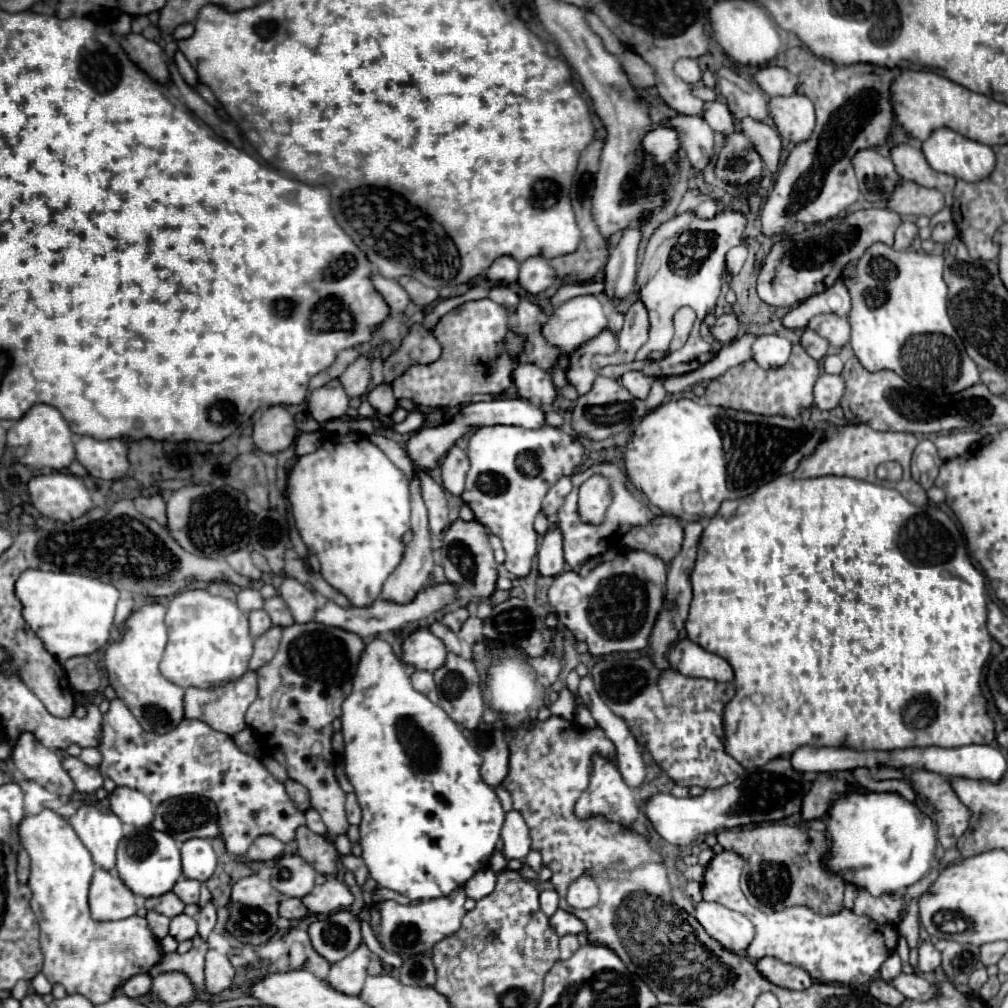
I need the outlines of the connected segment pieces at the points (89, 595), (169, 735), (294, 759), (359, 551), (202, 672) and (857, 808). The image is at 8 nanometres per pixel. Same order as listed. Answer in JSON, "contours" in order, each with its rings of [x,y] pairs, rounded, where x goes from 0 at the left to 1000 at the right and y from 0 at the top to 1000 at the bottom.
{"contours":[[[[24,565],[14,579],[14,589],[22,599],[26,619],[60,659],[71,651],[91,649],[107,637],[119,591],[111,579],[103,579],[95,573],[44,565]]],[[[113,692],[109,696],[107,708],[103,708],[103,734],[97,742],[101,746],[101,756],[97,760],[99,768],[111,772],[115,780],[127,780],[143,786],[151,794],[151,798],[175,792],[177,788],[206,790],[218,806],[218,829],[228,849],[244,847],[244,843],[256,829],[272,829],[278,835],[290,835],[294,821],[304,817],[302,806],[298,806],[290,798],[288,790],[282,784],[282,778],[276,776],[254,750],[238,744],[230,730],[208,722],[200,714],[183,712],[171,726],[149,728],[143,726],[139,718],[135,718],[135,712],[131,710],[131,706],[127,706],[125,698]]],[[[315,617],[290,619],[290,621],[282,623],[280,637],[278,637],[274,651],[266,659],[262,659],[260,663],[254,665],[256,692],[248,698],[248,702],[244,706],[244,718],[248,722],[252,722],[258,730],[272,726],[272,746],[278,750],[274,754],[280,760],[284,760],[290,774],[302,778],[308,784],[308,798],[319,810],[325,825],[323,825],[323,829],[315,829],[310,823],[294,825],[294,835],[296,835],[296,847],[302,853],[306,853],[306,857],[310,857],[312,863],[315,863],[315,867],[321,867],[321,869],[327,869],[333,865],[337,851],[335,851],[331,835],[333,835],[333,829],[343,827],[347,821],[347,817],[343,813],[343,806],[341,806],[343,788],[335,780],[333,770],[331,770],[331,750],[329,750],[329,740],[327,740],[329,714],[337,710],[337,700],[345,692],[345,688],[349,687],[349,673],[351,673],[359,645],[361,645],[359,633],[349,627],[337,625],[337,623],[321,621]]],[[[353,431],[331,433],[323,435],[313,448],[294,456],[290,472],[286,472],[284,490],[290,498],[294,524],[304,544],[317,556],[317,567],[325,579],[329,579],[347,595],[349,601],[355,603],[367,601],[375,595],[379,579],[399,556],[399,530],[407,526],[407,488],[399,466],[395,466],[365,435]]],[[[185,585],[167,597],[165,619],[167,639],[159,667],[171,679],[212,683],[238,673],[246,665],[252,635],[246,625],[246,609],[234,597],[210,591],[206,585]]],[[[845,784],[829,792],[819,806],[819,831],[821,845],[817,847],[817,861],[823,867],[831,867],[837,877],[861,883],[865,889],[897,885],[919,869],[929,845],[929,819],[911,798],[895,792],[891,786],[851,786]]]]}

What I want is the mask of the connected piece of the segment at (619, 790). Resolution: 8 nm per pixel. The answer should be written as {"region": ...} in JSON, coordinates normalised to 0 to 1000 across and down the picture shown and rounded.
{"region":[[[589,748],[587,750],[587,770],[585,770],[585,780],[577,786],[577,790],[573,792],[573,798],[571,798],[571,808],[575,812],[583,812],[587,808],[599,808],[603,813],[607,815],[613,815],[617,819],[625,819],[635,804],[629,796],[629,784],[623,782],[613,766],[613,762],[607,758],[607,754],[603,752],[597,752],[595,748]]]}

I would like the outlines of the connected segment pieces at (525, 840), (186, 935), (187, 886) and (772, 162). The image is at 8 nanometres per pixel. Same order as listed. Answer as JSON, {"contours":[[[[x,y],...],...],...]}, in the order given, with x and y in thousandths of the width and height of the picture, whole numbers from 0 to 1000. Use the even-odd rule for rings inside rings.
{"contours":[[[[512,804],[502,808],[496,829],[500,833],[498,847],[502,853],[508,853],[508,851],[520,853],[522,851],[522,847],[526,845],[526,827],[524,827],[524,819],[520,817],[520,812]]],[[[177,907],[171,911],[169,915],[169,929],[173,929],[177,935],[181,933],[188,933],[192,931],[192,927],[196,925],[196,917],[194,917],[194,911],[190,909],[185,909],[185,907]]],[[[179,871],[171,885],[183,895],[183,897],[194,897],[196,895],[196,887],[198,887],[198,875],[194,873],[187,873],[187,871]]],[[[738,117],[734,121],[734,129],[742,131],[742,137],[748,141],[752,153],[756,155],[762,171],[772,171],[774,167],[774,153],[776,153],[776,143],[774,143],[774,133],[764,127],[758,121],[750,121],[746,117]]]]}

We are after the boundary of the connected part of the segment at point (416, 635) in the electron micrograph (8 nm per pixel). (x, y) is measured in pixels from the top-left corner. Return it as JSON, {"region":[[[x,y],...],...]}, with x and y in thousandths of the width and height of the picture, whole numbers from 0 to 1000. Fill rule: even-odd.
{"region":[[[425,623],[411,625],[399,637],[401,657],[409,659],[413,665],[431,667],[433,663],[440,661],[442,655],[442,641],[437,633],[433,633]]]}

